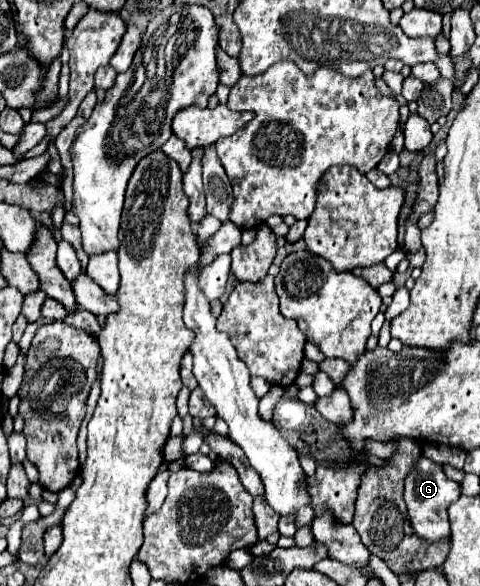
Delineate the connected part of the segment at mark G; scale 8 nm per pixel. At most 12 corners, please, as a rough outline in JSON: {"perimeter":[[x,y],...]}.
{"perimeter":[[425,456],[405,478],[411,528],[451,538],[447,508],[461,484]]}

